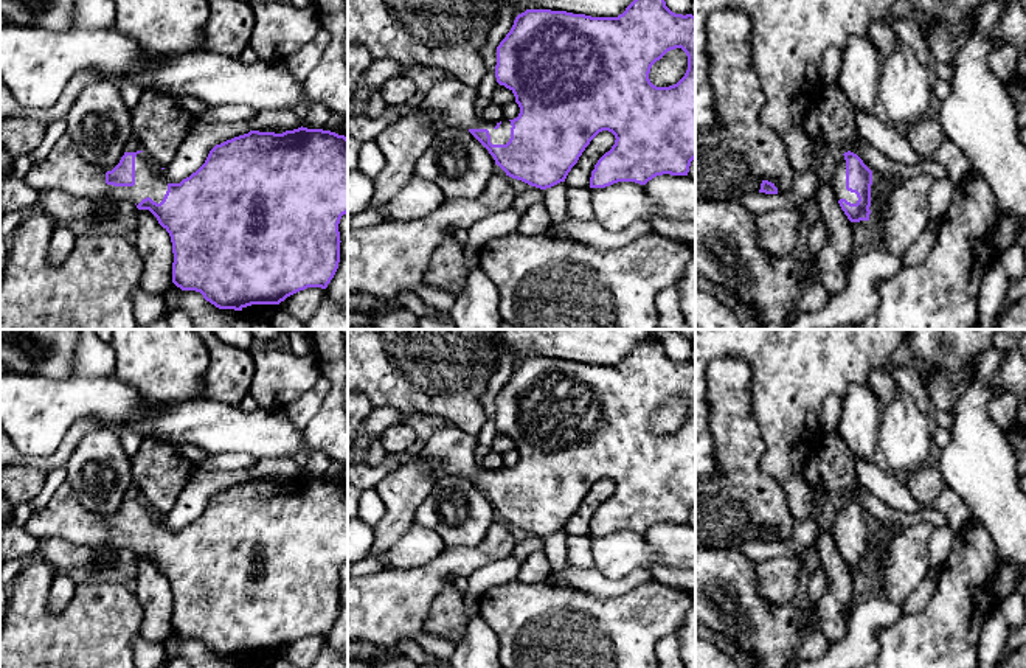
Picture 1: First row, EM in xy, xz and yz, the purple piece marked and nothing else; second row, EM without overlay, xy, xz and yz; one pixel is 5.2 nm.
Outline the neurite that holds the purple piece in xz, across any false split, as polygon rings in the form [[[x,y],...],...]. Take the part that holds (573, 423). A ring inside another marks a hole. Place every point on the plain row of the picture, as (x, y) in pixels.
[[[660,340],[638,343],[618,365],[526,357],[515,365],[511,379],[497,395],[495,426],[515,444],[520,461],[514,468],[483,469],[475,457],[477,435],[466,433],[449,419],[439,419],[421,455],[436,480],[449,475],[469,478],[489,499],[495,513],[512,527],[540,538],[565,530],[585,496],[602,478],[612,480],[616,488],[594,513],[590,536],[605,536],[618,530],[646,533],[657,524],[689,520],[695,506],[695,364],[672,360]],[[675,396],[688,404],[685,424],[669,435],[653,433],[649,427],[652,413]]]

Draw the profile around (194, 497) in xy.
[[[208,469],[191,475],[175,505],[163,517],[165,527],[168,528],[168,531],[180,531],[205,511],[210,499],[216,492],[248,482],[250,478],[251,477],[247,469]]]

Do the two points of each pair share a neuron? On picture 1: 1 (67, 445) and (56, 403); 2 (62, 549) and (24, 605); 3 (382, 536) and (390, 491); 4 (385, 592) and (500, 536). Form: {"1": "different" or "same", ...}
{"1": "different", "2": "different", "3": "same", "4": "same"}

